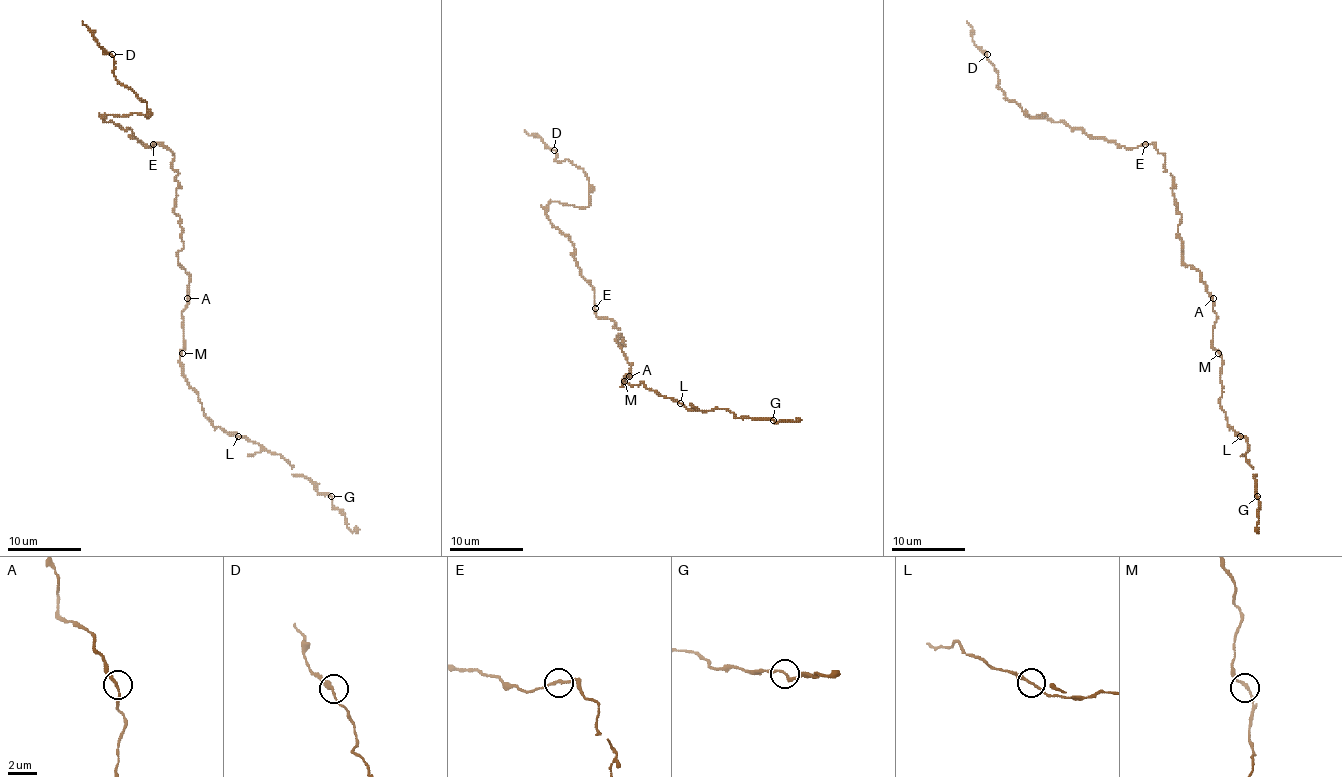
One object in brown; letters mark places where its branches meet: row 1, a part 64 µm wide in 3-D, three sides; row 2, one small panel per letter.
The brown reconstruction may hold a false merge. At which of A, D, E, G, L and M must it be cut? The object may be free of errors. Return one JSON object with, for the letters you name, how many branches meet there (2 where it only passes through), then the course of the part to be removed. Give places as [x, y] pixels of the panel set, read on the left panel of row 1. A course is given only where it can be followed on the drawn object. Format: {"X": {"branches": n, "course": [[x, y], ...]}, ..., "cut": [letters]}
{"cut": []}

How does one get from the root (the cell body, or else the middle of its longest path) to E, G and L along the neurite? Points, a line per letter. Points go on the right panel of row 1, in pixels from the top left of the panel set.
E: (1180, 223), (1181, 215), (1172, 192), (1174, 179), (1165, 170), (1165, 157), (1154, 144), (1145, 144)
G: (1180, 223), (1183, 261), (1200, 272), (1216, 315), (1220, 408), (1247, 441), (1257, 496)
L: (1180, 223), (1183, 261), (1200, 272), (1216, 315), (1213, 348), (1222, 359), (1220, 408), (1227, 425), (1240, 436)

